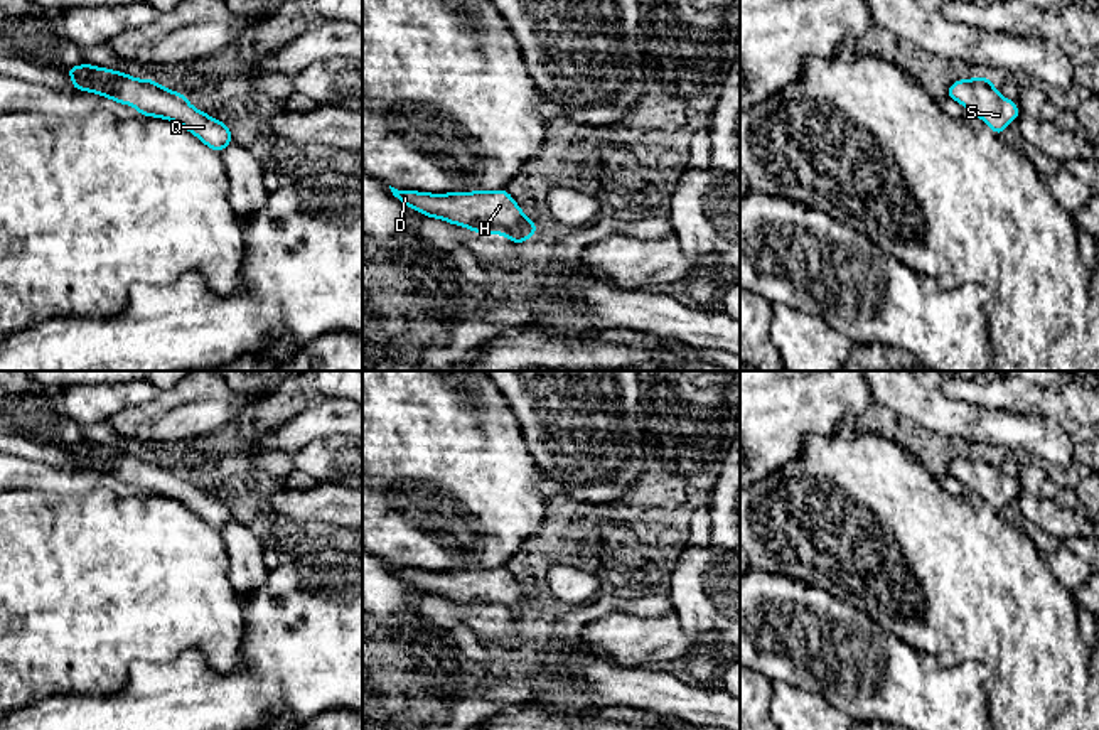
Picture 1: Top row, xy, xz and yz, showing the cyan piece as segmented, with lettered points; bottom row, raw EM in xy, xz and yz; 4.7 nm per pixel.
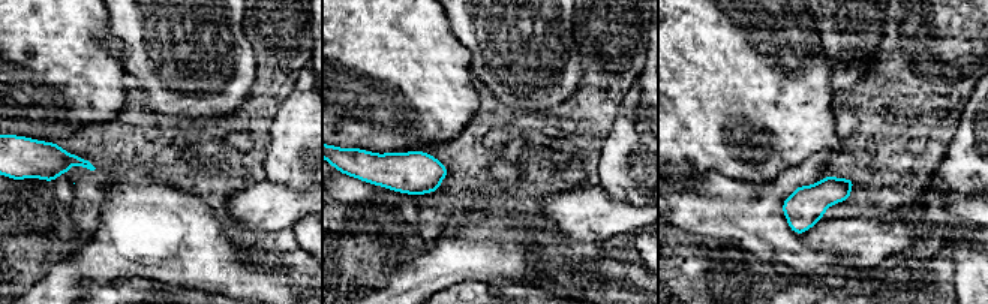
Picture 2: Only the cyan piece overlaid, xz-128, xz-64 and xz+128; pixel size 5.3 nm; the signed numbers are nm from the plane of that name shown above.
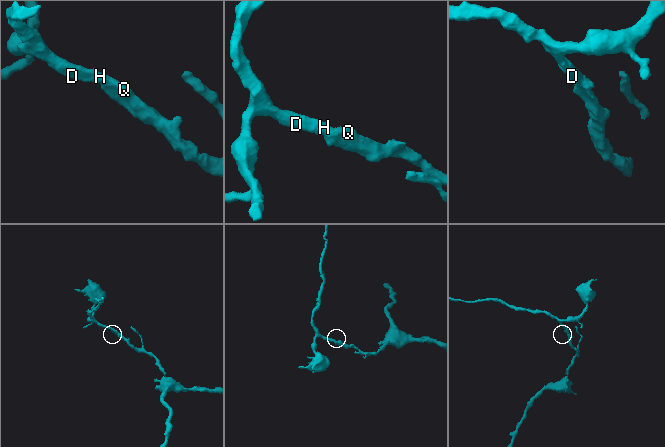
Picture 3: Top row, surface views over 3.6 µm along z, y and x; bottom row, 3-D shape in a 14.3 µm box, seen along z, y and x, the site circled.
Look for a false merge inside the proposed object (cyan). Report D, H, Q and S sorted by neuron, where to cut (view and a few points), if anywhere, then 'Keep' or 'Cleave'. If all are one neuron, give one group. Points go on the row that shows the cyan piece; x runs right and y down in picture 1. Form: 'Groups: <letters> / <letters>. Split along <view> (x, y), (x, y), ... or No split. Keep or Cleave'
Groups: D H Q S. No split. Keep

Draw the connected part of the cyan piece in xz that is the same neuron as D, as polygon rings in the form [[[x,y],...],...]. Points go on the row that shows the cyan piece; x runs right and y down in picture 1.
[[[391,185],[389,189],[401,204],[426,217],[437,217],[480,234],[501,234],[517,246],[538,234],[538,221],[528,219],[512,196],[504,189],[447,194],[398,191]]]

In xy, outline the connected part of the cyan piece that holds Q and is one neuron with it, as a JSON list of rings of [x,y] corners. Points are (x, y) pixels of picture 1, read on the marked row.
[[[88,62],[66,67],[66,71],[72,79],[71,89],[89,91],[115,103],[135,106],[143,116],[175,121],[217,153],[233,142],[231,128],[226,123],[194,108],[185,94],[164,88],[158,81],[137,79],[126,72]]]

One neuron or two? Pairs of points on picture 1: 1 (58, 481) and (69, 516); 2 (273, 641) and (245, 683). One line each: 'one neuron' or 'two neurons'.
1: two neurons
2: one neuron

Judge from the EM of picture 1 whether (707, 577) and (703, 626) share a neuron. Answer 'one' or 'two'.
one

